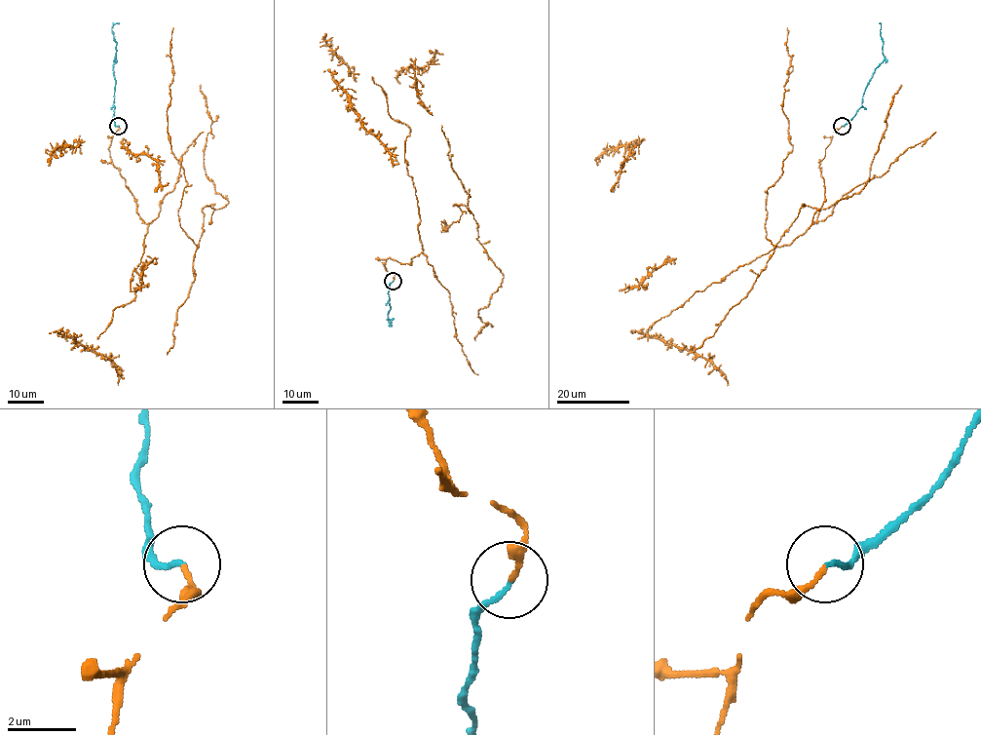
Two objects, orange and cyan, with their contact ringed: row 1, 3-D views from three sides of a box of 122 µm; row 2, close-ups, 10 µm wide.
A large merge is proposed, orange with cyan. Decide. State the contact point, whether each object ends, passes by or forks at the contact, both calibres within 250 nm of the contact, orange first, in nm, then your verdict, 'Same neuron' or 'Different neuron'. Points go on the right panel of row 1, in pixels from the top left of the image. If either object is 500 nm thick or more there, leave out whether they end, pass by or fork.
Place: (842, 126). At the ring orange ends. At the ring cyan ends. Thickness 140 nm (orange) against 140 nm. Same neuron

